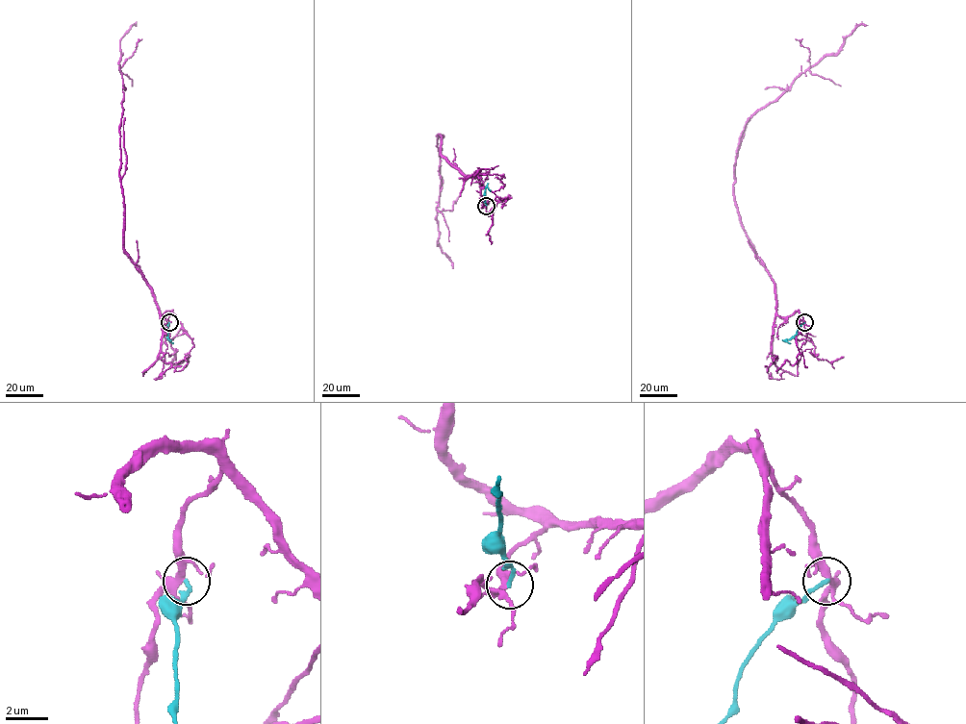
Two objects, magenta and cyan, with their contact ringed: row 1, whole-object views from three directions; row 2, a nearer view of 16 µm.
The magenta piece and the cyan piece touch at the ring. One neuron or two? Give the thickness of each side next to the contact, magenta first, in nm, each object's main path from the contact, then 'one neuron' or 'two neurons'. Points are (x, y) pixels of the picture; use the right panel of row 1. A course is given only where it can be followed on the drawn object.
280 nm thick on the magenta side, 170 nm on the other; magenta runs (804, 322), (799, 312), (776, 313), (775, 285), (736, 204), (737, 149), (757, 112), (867, 25); cyan runs (804, 322), (787, 339), (790, 343); two neurons

